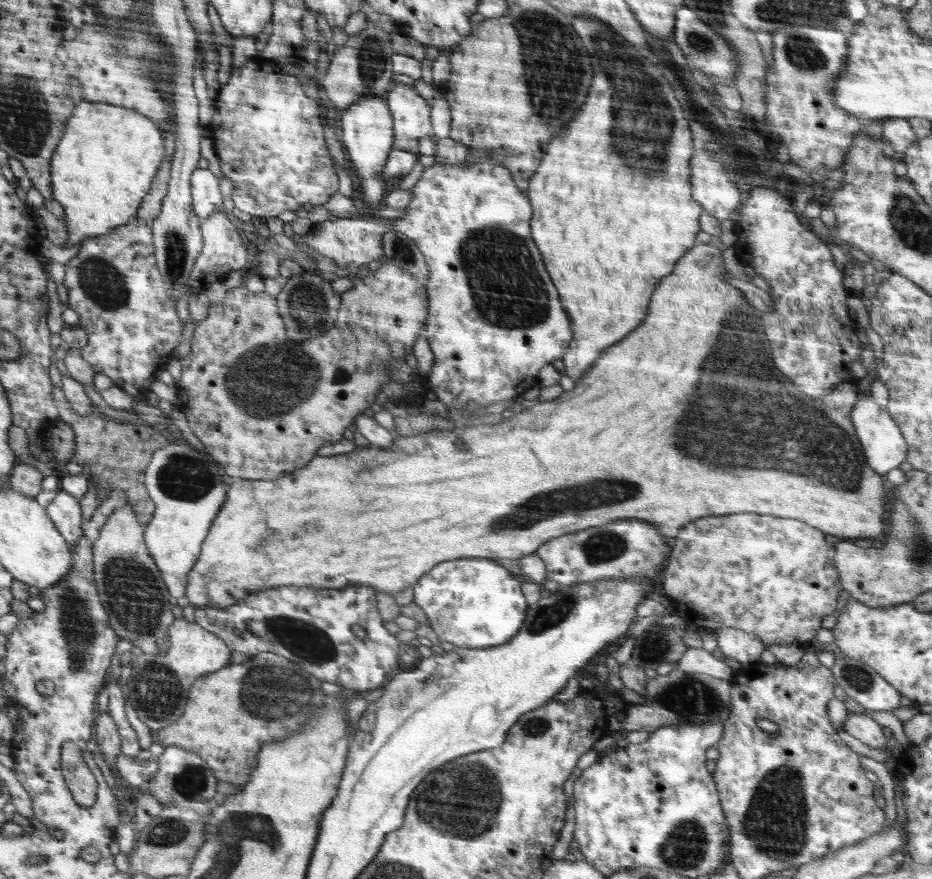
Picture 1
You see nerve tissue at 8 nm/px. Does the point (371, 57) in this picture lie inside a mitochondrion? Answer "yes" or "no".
yes

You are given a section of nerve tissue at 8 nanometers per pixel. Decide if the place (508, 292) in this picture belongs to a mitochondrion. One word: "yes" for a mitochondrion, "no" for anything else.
yes

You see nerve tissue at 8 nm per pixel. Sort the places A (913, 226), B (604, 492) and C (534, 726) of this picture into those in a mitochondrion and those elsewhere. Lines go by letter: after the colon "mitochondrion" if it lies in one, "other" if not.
A: mitochondrion
B: mitochondrion
C: mitochondrion

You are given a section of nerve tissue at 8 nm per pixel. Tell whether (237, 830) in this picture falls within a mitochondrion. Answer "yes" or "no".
yes

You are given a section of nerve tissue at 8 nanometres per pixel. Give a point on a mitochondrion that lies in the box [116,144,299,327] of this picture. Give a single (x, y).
(176, 249)

